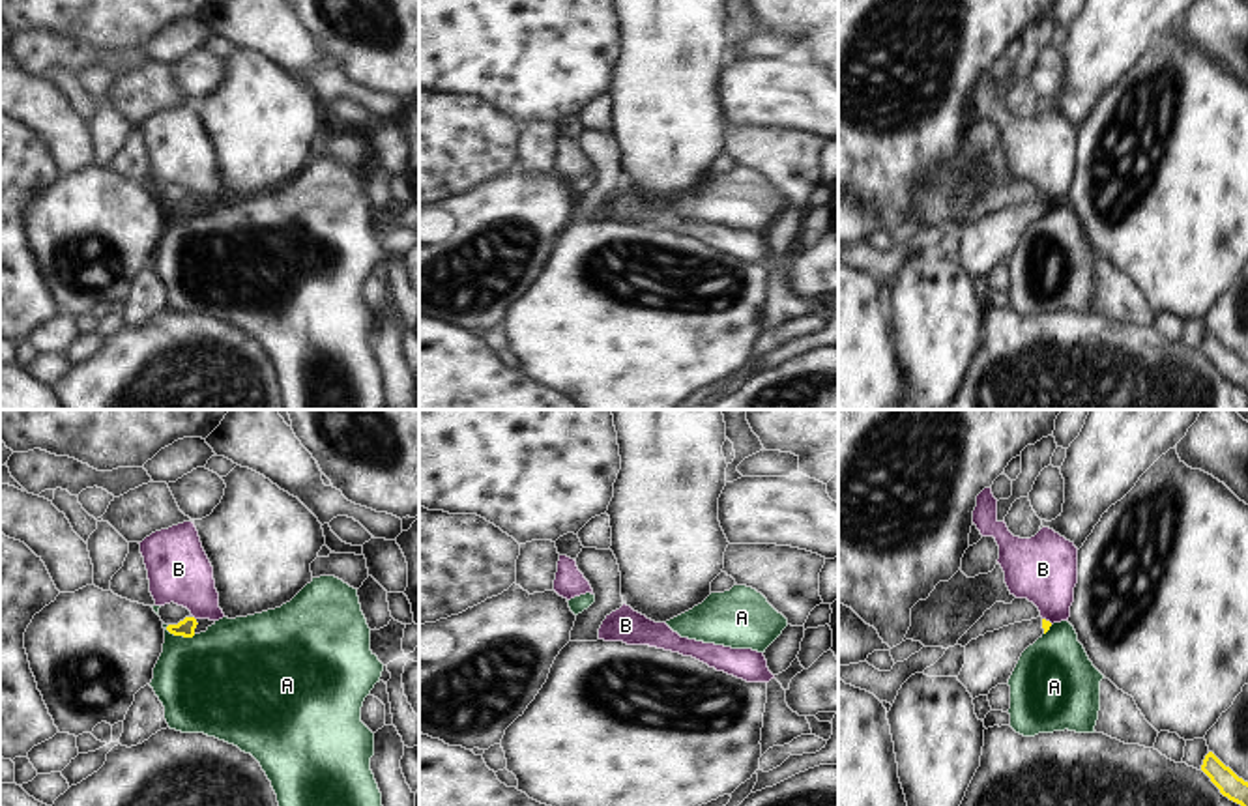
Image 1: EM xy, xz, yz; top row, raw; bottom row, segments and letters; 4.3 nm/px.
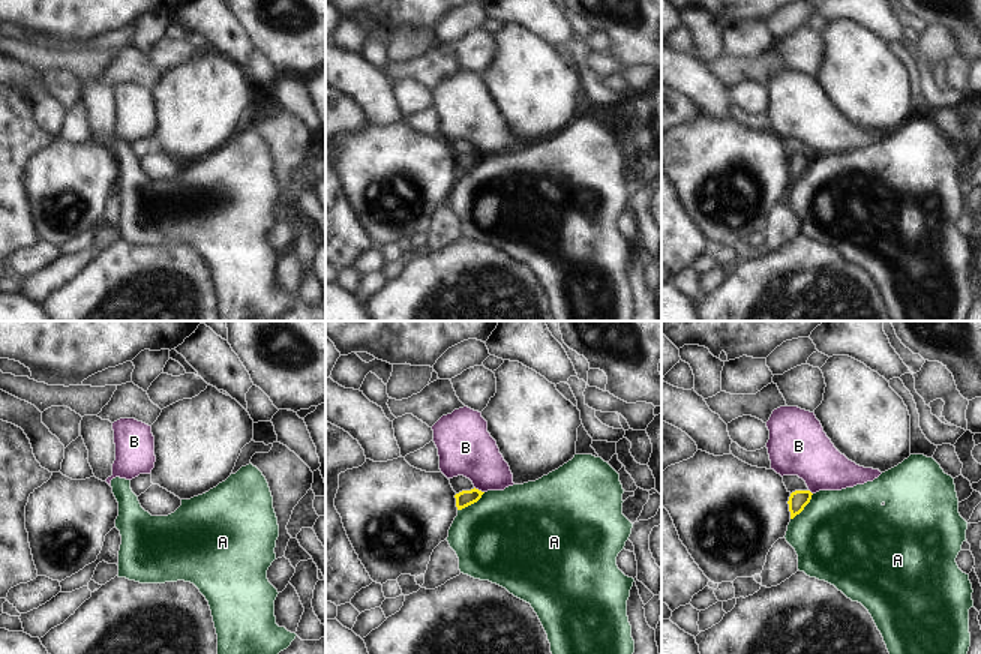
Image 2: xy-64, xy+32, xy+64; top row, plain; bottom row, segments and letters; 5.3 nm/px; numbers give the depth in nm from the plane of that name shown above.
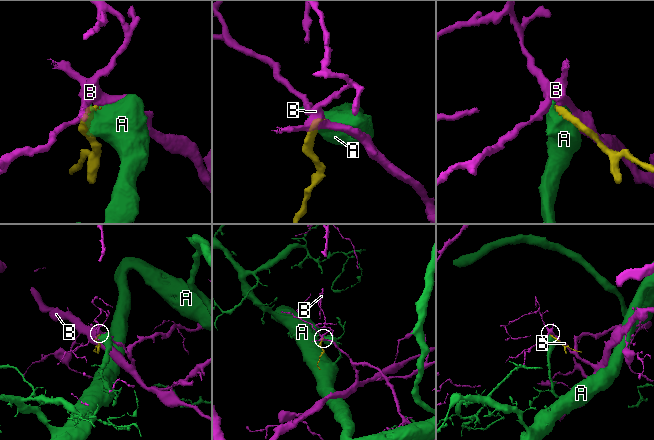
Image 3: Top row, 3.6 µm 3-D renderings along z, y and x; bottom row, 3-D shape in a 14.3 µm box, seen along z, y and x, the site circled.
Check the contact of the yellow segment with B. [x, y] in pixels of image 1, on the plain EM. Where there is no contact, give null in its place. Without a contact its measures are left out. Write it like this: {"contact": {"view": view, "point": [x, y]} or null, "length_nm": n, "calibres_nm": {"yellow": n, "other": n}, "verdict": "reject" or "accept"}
{"contact": {"view": "yz", "point": [1048, 202]}, "length_nm": 50, "calibres_nm": {"yellow": 40, "other": 300}, "verdict": "reject"}

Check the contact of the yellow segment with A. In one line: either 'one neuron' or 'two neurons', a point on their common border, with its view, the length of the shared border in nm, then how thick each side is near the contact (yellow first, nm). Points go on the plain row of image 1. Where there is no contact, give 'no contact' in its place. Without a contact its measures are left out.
two neurons | xy (180, 215) | 140 nm | 70/440 nm

